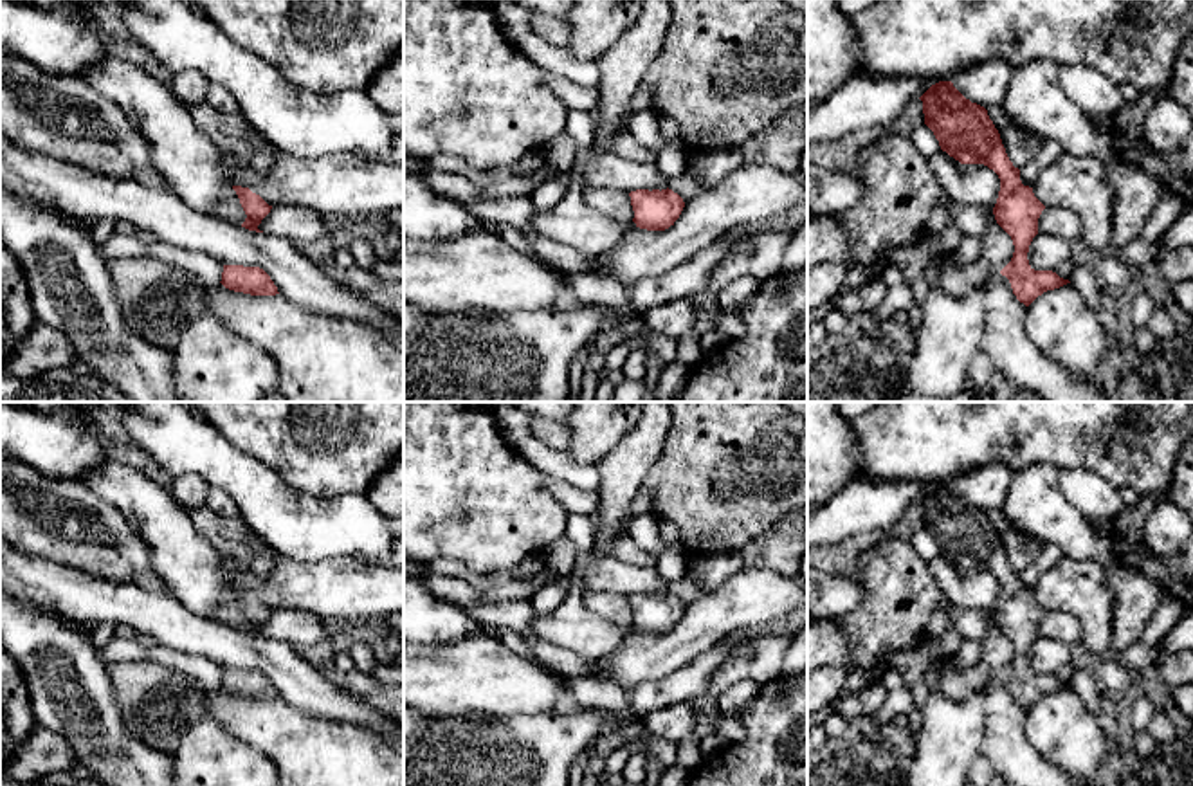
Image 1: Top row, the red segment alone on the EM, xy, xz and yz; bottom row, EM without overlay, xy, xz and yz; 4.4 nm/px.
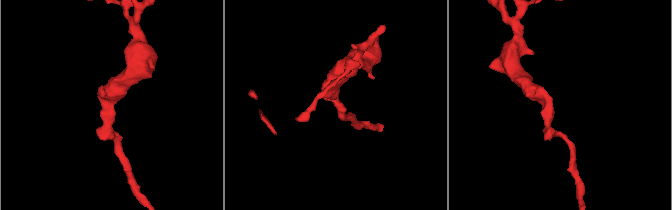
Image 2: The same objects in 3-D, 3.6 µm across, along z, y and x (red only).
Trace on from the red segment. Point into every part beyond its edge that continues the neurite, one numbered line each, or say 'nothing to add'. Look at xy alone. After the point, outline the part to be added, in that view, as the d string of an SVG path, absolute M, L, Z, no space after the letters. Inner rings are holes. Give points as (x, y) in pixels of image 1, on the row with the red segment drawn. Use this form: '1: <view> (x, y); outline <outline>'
nothing to add

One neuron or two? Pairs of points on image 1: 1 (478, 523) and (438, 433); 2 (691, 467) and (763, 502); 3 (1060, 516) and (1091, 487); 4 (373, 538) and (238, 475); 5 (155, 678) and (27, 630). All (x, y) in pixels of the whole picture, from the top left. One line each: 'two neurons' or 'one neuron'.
1: one neuron
2: one neuron
3: two neurons
4: one neuron
5: two neurons

